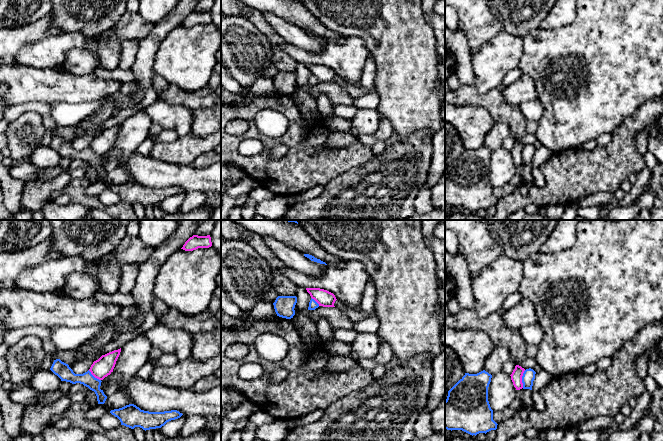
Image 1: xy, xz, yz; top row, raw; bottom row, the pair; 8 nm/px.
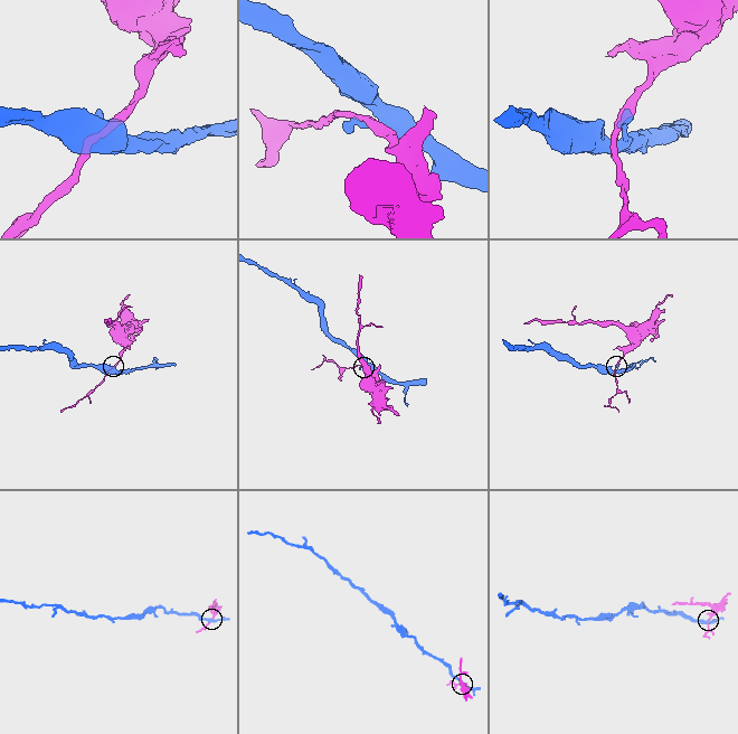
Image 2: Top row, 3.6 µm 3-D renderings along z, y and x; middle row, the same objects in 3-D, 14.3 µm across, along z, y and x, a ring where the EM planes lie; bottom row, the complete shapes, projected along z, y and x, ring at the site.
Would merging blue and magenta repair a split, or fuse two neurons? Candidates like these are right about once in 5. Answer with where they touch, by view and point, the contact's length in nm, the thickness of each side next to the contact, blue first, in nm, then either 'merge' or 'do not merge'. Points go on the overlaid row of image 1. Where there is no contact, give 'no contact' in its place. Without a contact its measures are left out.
contact yz (522, 379); length 150 nm; calibres 100 and 90 nm; do not merge

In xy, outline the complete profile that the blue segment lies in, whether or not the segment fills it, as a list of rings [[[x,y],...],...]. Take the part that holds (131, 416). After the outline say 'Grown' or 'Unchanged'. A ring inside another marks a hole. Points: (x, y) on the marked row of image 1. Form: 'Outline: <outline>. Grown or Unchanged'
Outline: [[[134,404],[111,410],[110,413],[120,420],[121,425],[131,429],[140,427],[145,431],[161,428],[167,422],[178,419],[183,415],[177,410],[164,412],[144,411]]]. Unchanged

